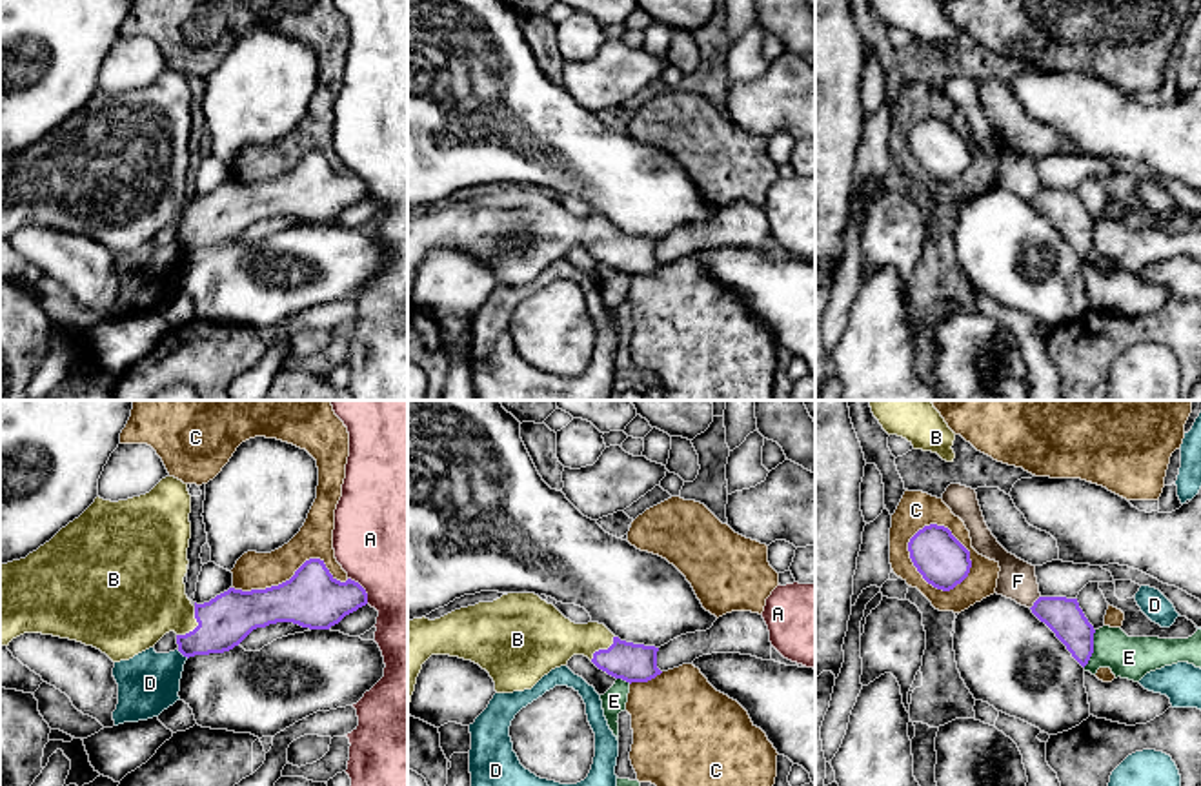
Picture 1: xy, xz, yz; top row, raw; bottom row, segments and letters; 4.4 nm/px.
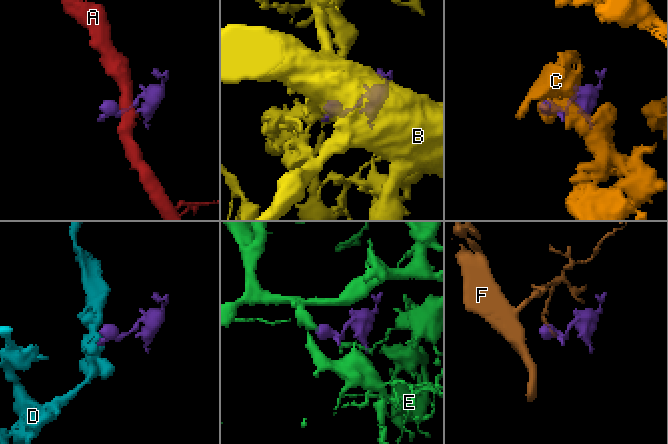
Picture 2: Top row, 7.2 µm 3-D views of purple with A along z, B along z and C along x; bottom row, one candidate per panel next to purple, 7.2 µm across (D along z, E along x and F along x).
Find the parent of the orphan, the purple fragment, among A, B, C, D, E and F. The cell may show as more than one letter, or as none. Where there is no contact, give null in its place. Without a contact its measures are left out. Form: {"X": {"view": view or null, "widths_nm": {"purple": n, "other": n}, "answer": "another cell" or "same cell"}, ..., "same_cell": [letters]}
{"A": {"view": "xy", "widths_nm": {"purple": 260, "other": 500}, "answer": "another cell"}, "B": {"view": "xy", "widths_nm": {"purple": 220, "other": 340}, "answer": "same cell"}, "C": {"view": "yz", "widths_nm": {"purple": 220, "other": 140}, "answer": "another cell"}, "D": {"view": "xy", "widths_nm": {"purple": 220, "other": 260}, "answer": "another cell"}, "E": {"view": "yz", "widths_nm": {"purple": 160, "other": 190}, "answer": "another cell"}, "F": {"view": "yz", "widths_nm": {"purple": 160, "other": 170}, "answer": "another cell"}, "same_cell": ["B"]}

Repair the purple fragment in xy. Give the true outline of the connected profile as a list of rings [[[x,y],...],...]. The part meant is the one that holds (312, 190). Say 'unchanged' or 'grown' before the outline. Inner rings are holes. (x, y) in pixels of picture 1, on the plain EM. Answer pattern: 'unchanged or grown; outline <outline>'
grown; outline [[[175,69],[162,71],[149,86],[127,93],[100,89],[49,135],[25,151],[0,156],[0,238],[24,226],[42,226],[93,238],[113,255],[129,253],[153,240],[166,226],[177,226],[184,249],[224,246],[238,238],[253,222],[277,215],[293,215],[309,222],[329,222],[346,207],[368,196],[366,182],[348,171],[337,173],[324,153],[306,153],[295,167],[266,182],[242,184],[229,180],[209,195],[193,196],[186,187],[187,140],[191,131],[191,87],[187,76]]]

